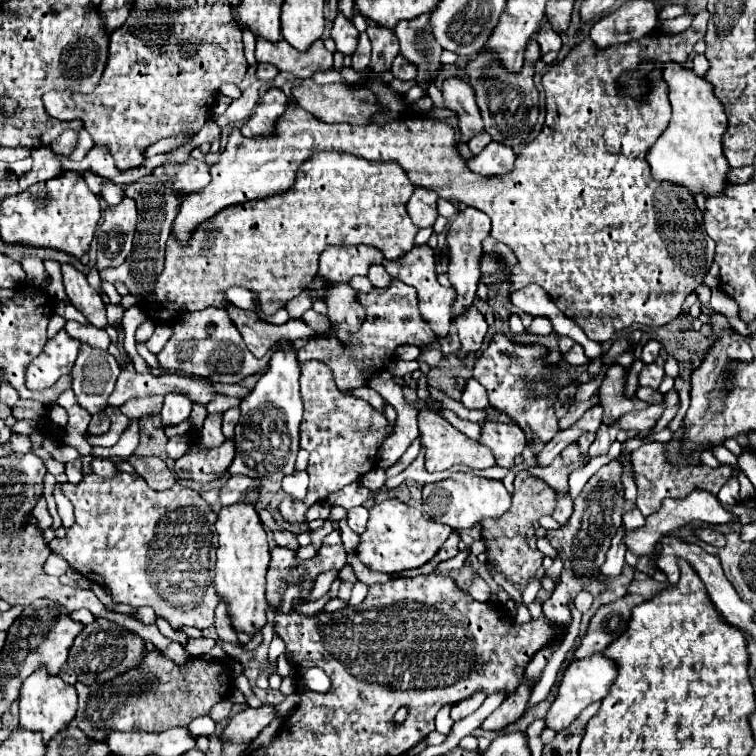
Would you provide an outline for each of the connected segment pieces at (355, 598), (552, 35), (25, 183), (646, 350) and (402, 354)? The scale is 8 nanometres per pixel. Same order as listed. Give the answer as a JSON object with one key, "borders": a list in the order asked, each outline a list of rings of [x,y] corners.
{"borders":[[[[357,581],[351,591],[351,596],[348,601],[348,605],[353,607],[357,607],[357,605],[360,605],[365,599],[367,592],[368,585],[364,584],[363,582]]],[[[551,27],[539,29],[537,43],[539,43],[539,47],[541,47],[541,53],[559,51],[559,49],[561,49],[561,37],[559,37],[559,33],[555,33]]],[[[37,147],[33,149],[33,169],[19,177],[19,189],[23,191],[33,183],[59,177],[61,173],[63,173],[63,165],[53,155],[53,151],[49,147]]],[[[651,339],[651,341],[643,347],[643,351],[641,351],[641,361],[643,361],[645,365],[653,363],[653,361],[659,357],[659,351],[661,351],[661,345]]],[[[399,345],[397,347],[397,357],[399,359],[405,359],[405,361],[411,361],[411,359],[417,359],[421,355],[421,349],[415,347],[415,345]]]]}

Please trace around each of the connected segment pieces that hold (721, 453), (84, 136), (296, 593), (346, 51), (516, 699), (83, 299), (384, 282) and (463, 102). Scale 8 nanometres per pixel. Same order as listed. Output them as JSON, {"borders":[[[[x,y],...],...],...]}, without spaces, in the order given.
{"borders":[[[[719,447],[719,449],[711,449],[711,453],[721,461],[721,463],[725,463],[725,465],[731,465],[733,469],[739,469],[739,465],[737,465],[737,457],[727,449],[727,447]]],[[[82,129],[79,132],[77,145],[75,145],[73,153],[69,155],[69,159],[73,159],[73,161],[81,161],[93,146],[94,142],[90,134],[85,129]]],[[[292,585],[291,587],[288,587],[284,594],[283,594],[283,605],[282,605],[282,611],[284,613],[289,613],[292,609],[292,601],[295,598],[298,598],[300,596],[301,588],[298,585]]],[[[339,13],[335,23],[333,23],[333,29],[331,29],[331,37],[335,39],[337,43],[337,51],[341,55],[353,55],[355,49],[357,49],[357,39],[359,39],[359,31]]],[[[523,685],[523,689],[519,689],[519,693],[513,693],[511,697],[507,697],[483,723],[481,723],[481,729],[483,731],[501,731],[503,727],[507,727],[509,723],[517,721],[523,711],[525,711],[525,705],[531,697],[531,685]]],[[[63,265],[61,271],[63,271],[63,283],[65,283],[65,291],[69,295],[71,305],[87,317],[89,325],[97,329],[105,329],[107,327],[105,305],[101,297],[97,295],[97,291],[89,287],[87,277],[71,265]]],[[[375,265],[373,269],[369,269],[369,281],[375,285],[375,287],[389,287],[391,285],[391,277],[387,277],[387,271],[381,267],[381,265]]],[[[451,77],[443,83],[443,97],[447,109],[457,113],[461,143],[467,143],[471,137],[483,131],[483,119],[479,115],[473,89],[459,77]]]]}

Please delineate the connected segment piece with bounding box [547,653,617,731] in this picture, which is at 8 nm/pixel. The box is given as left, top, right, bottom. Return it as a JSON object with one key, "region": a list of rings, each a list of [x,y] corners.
{"region":[[[595,653],[591,657],[585,659],[577,659],[569,665],[569,669],[565,671],[565,679],[559,685],[559,695],[557,699],[551,703],[549,715],[547,715],[547,725],[553,731],[565,729],[567,725],[571,725],[571,721],[575,721],[575,717],[589,705],[595,701],[601,701],[607,693],[611,683],[617,677],[617,665],[615,661],[611,661],[609,657],[605,657],[603,653]]]}

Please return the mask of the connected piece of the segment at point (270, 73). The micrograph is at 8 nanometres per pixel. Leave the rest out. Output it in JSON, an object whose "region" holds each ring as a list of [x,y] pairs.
{"region":[[[259,63],[257,65],[257,79],[261,79],[261,81],[271,81],[271,79],[275,79],[277,73],[279,71],[273,65],[267,65],[267,63]]]}

